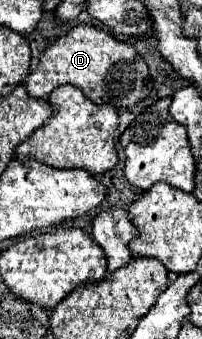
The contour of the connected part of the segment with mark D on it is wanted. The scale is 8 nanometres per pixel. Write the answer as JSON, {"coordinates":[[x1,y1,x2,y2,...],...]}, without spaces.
{"coordinates":[[90,24,74,26,66,36,52,42,40,56,38,66,26,78,26,90,32,98,48,98,62,84,78,86,92,102,130,108,144,100,152,90,152,80,142,56,126,42,116,40,106,30]]}

